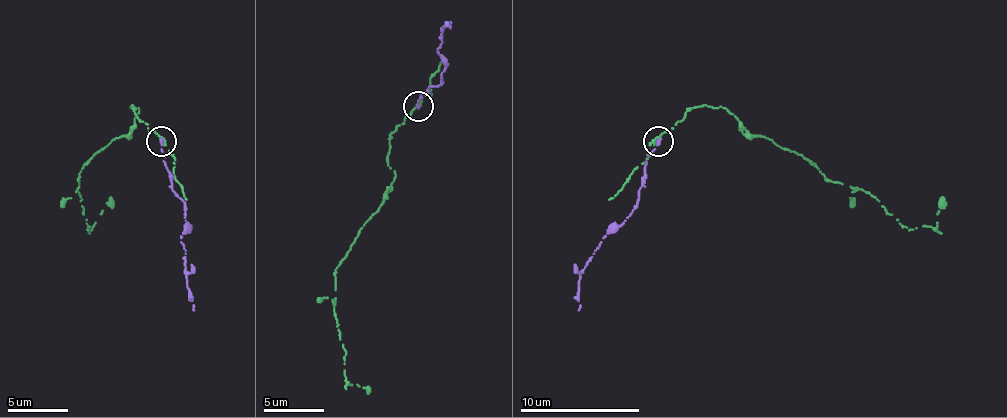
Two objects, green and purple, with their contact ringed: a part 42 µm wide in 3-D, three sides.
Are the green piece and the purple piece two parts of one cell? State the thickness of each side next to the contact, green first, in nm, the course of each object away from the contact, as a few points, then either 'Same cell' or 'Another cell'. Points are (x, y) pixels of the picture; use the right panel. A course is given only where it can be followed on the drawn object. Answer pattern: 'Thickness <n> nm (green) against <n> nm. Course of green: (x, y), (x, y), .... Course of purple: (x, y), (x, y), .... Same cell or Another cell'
Thickness 280 nm (green) against 280 nm. Course of green: (659, 142), (692, 109), (722, 106), (752, 136), (869, 193), (908, 229), (935, 229), (944, 196). Course of purple: (659, 142), (647, 160), (638, 205), (602, 241), (584, 268), (578, 289), (578, 310). Same cell

